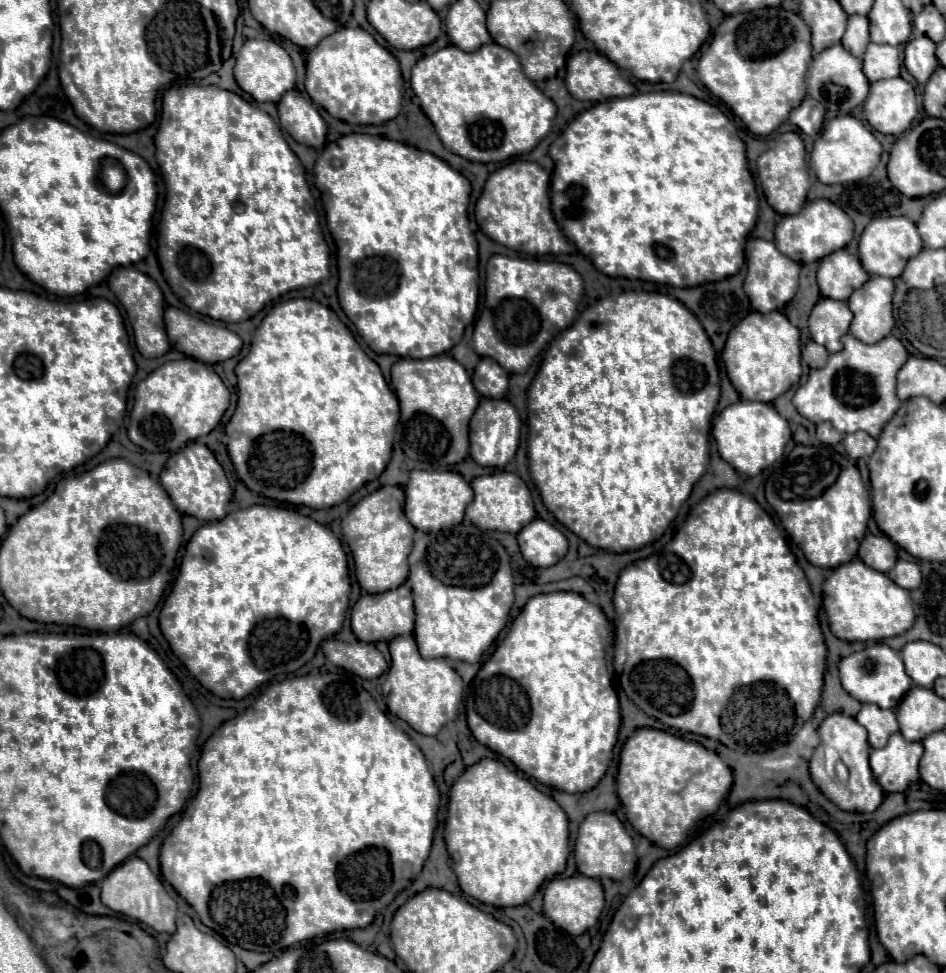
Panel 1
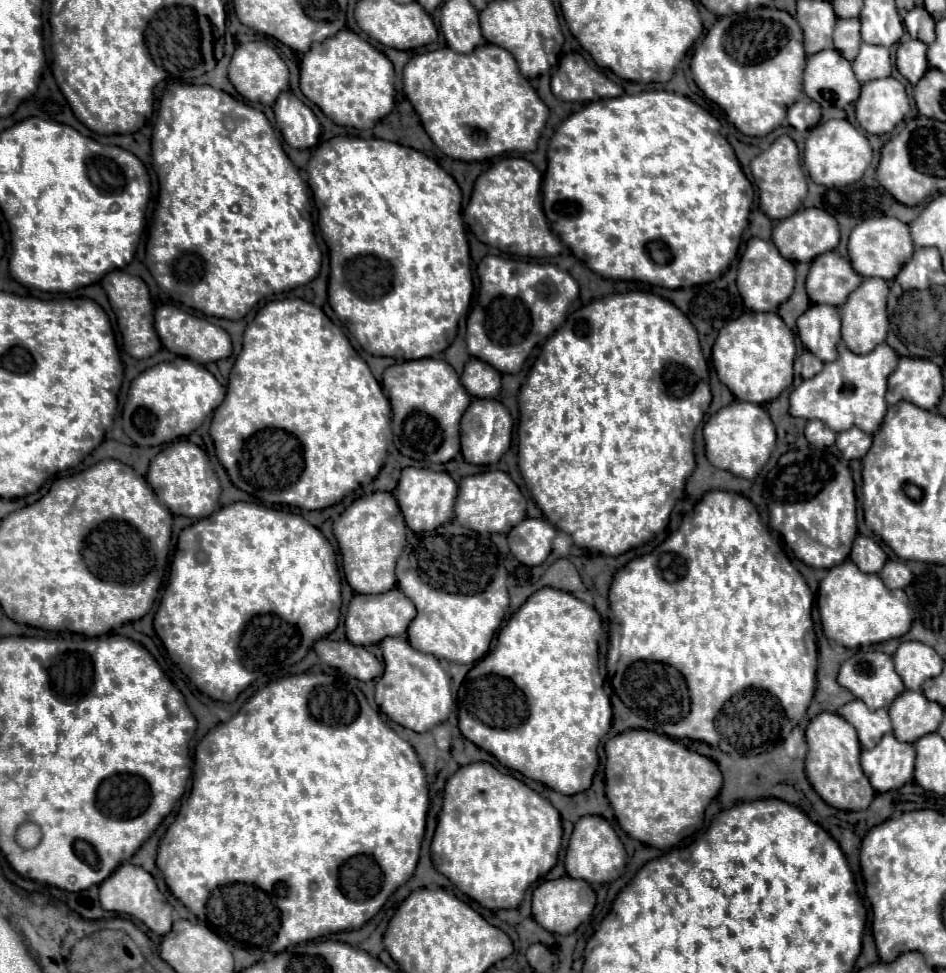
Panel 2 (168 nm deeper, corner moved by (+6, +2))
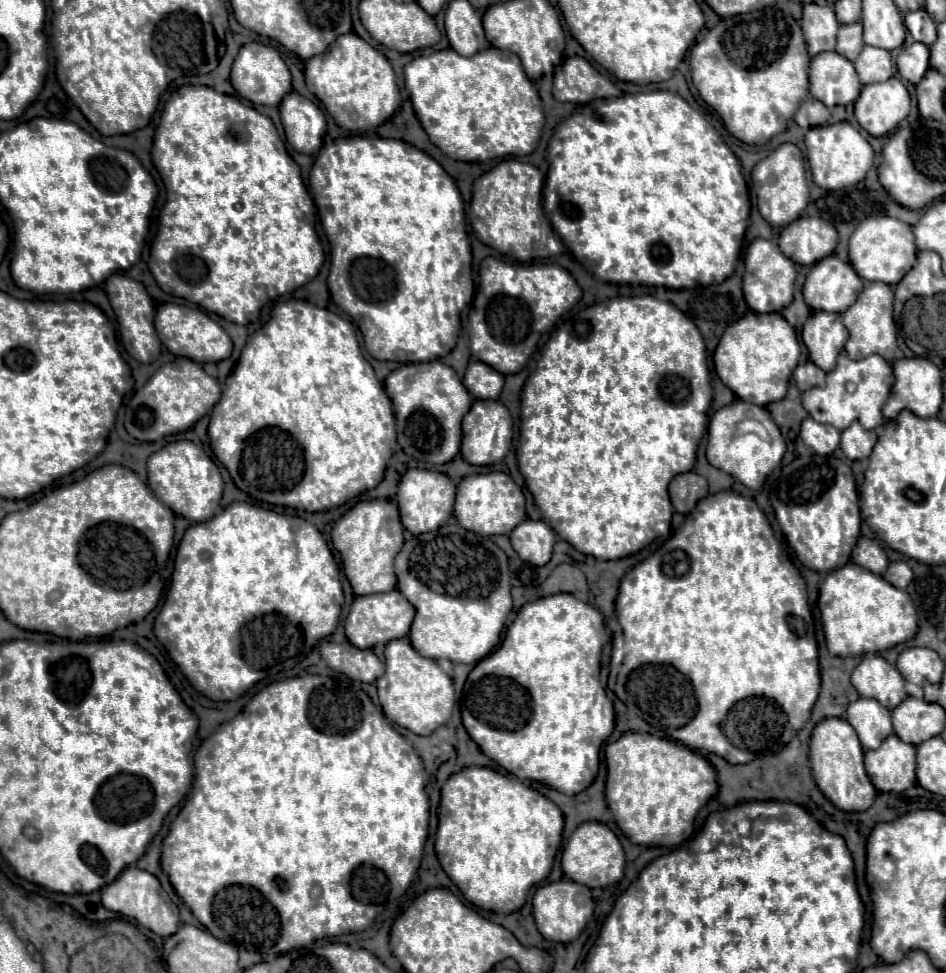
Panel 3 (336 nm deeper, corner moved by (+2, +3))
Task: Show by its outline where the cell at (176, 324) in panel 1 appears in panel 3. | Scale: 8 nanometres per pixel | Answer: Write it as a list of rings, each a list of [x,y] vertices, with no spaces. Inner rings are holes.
[[[177,303],[161,305],[157,309],[157,315],[155,315],[155,329],[157,329],[161,343],[173,355],[187,357],[195,363],[223,361],[231,355],[231,349],[233,349],[233,343],[221,325],[217,325],[213,319],[209,319],[201,309],[193,309],[187,305],[177,305]]]

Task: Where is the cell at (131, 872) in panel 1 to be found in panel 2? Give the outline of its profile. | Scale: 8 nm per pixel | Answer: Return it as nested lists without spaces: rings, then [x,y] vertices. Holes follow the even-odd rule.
[[[123,862],[107,880],[103,880],[99,884],[99,900],[101,900],[101,906],[105,910],[135,916],[149,930],[153,930],[159,936],[163,936],[171,930],[171,912],[173,910],[167,904],[165,896],[157,890],[157,884],[155,884],[153,876],[147,870],[143,870],[141,866],[135,866],[131,862]]]

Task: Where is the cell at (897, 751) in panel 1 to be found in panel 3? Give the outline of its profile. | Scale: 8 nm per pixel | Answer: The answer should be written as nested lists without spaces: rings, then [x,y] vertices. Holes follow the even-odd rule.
[[[891,735],[879,749],[865,751],[865,769],[879,791],[901,793],[915,785],[915,747]]]

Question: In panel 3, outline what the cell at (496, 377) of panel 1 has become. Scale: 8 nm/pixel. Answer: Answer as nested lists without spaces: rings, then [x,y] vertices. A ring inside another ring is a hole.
[[[471,361],[463,385],[475,399],[497,399],[503,389],[503,375],[481,361]]]

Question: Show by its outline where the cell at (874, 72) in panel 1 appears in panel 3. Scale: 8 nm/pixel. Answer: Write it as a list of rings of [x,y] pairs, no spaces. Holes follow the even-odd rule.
[[[865,45],[855,61],[855,71],[861,79],[861,85],[887,81],[893,75],[893,63],[889,51]]]

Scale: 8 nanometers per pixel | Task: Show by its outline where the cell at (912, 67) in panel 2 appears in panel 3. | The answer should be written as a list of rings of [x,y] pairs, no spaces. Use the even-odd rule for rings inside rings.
[[[913,43],[905,47],[897,57],[899,75],[911,83],[919,83],[929,69],[929,47],[923,43]]]

